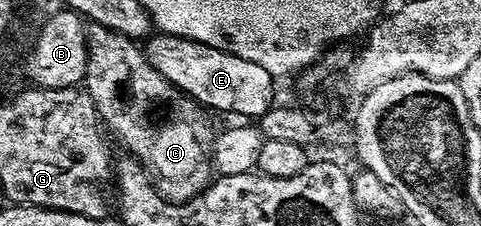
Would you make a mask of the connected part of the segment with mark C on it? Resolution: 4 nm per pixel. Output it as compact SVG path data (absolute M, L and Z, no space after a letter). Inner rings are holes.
M90 22L86 26L84 89L89 94L105 129L107 131L110 129L118 137L119 144L126 149L123 151L145 168L157 190L170 202L186 202L205 189L212 176L209 154L212 150L214 131L212 132L207 120L200 114L202 112L194 106L176 111L165 126L157 126L150 120L146 115L150 110L149 107L156 105L157 102L166 102L172 96L175 97L176 91L168 80L164 80L164 76L160 76L160 72L156 72L156 68L148 64L143 47L135 39Z

